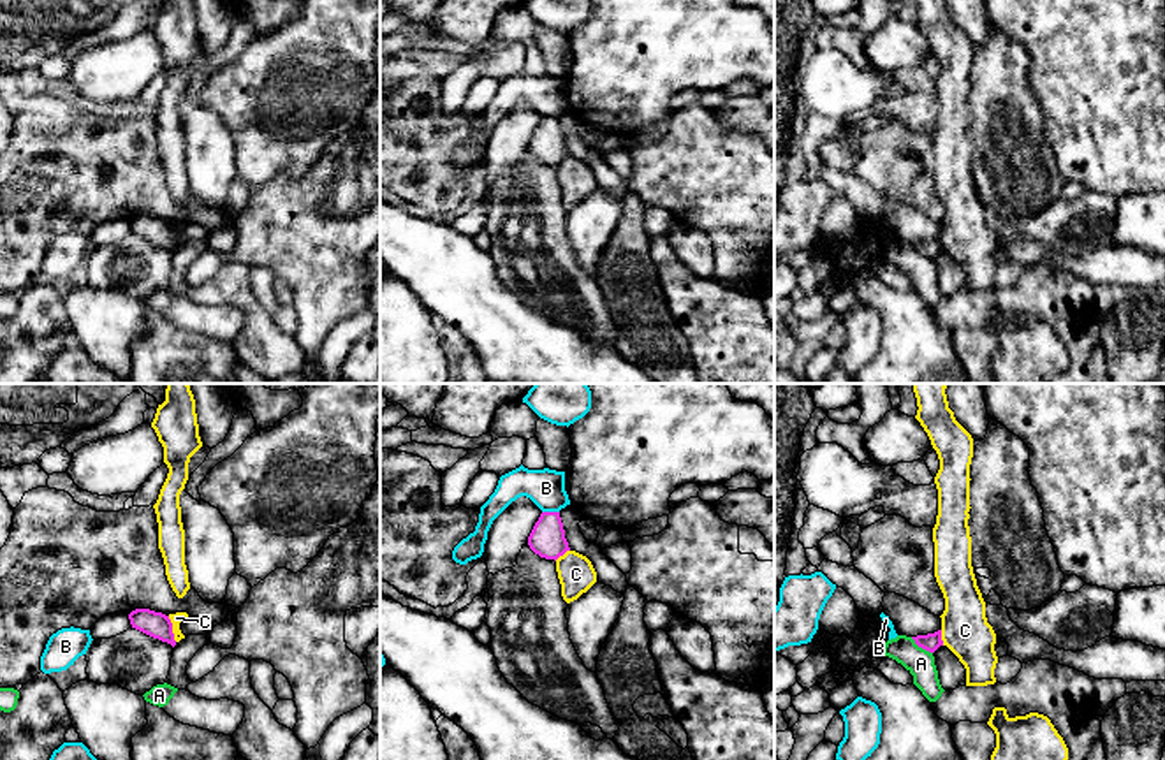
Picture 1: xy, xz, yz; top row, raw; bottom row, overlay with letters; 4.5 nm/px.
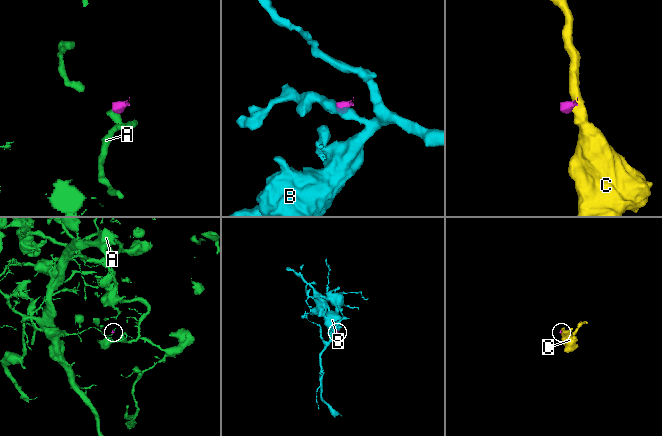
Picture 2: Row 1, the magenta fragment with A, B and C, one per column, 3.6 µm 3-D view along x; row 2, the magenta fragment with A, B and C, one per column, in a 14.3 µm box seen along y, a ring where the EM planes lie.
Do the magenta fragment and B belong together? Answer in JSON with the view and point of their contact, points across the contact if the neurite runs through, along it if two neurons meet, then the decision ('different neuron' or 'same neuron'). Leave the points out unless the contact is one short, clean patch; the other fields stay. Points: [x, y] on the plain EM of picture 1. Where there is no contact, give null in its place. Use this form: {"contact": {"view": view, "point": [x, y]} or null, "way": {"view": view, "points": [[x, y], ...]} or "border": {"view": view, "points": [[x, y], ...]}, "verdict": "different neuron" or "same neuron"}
{"contact": {"view": "xz", "point": [551, 118]}, "verdict": "different neuron"}

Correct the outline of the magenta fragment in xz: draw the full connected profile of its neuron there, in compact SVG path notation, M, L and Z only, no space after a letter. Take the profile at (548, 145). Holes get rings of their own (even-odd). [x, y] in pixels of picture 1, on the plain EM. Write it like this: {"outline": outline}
{"outline": "M542 118L530 142L530 155L546 165L558 165L570 157L560 118Z"}

